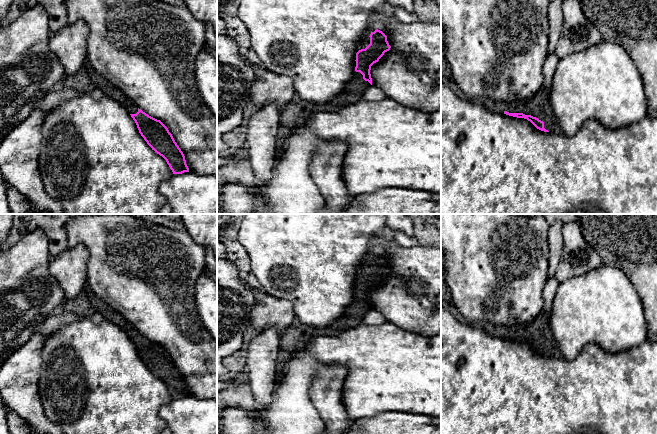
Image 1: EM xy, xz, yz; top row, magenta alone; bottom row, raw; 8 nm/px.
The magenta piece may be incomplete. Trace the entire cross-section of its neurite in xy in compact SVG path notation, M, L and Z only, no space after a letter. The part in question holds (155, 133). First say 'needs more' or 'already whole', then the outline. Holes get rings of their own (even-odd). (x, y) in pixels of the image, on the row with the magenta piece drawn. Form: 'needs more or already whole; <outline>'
needs more; M87 63L84 67L90 73L96 87L105 96L117 101L131 115L141 136L152 150L166 160L173 174L189 172L185 156L168 128L160 120L149 116L139 109L132 99L122 92L117 85L96 73Z

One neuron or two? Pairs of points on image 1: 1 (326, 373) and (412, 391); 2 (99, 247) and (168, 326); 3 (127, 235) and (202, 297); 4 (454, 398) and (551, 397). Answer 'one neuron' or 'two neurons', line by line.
1: two neurons
2: one neuron
3: two neurons
4: one neuron

